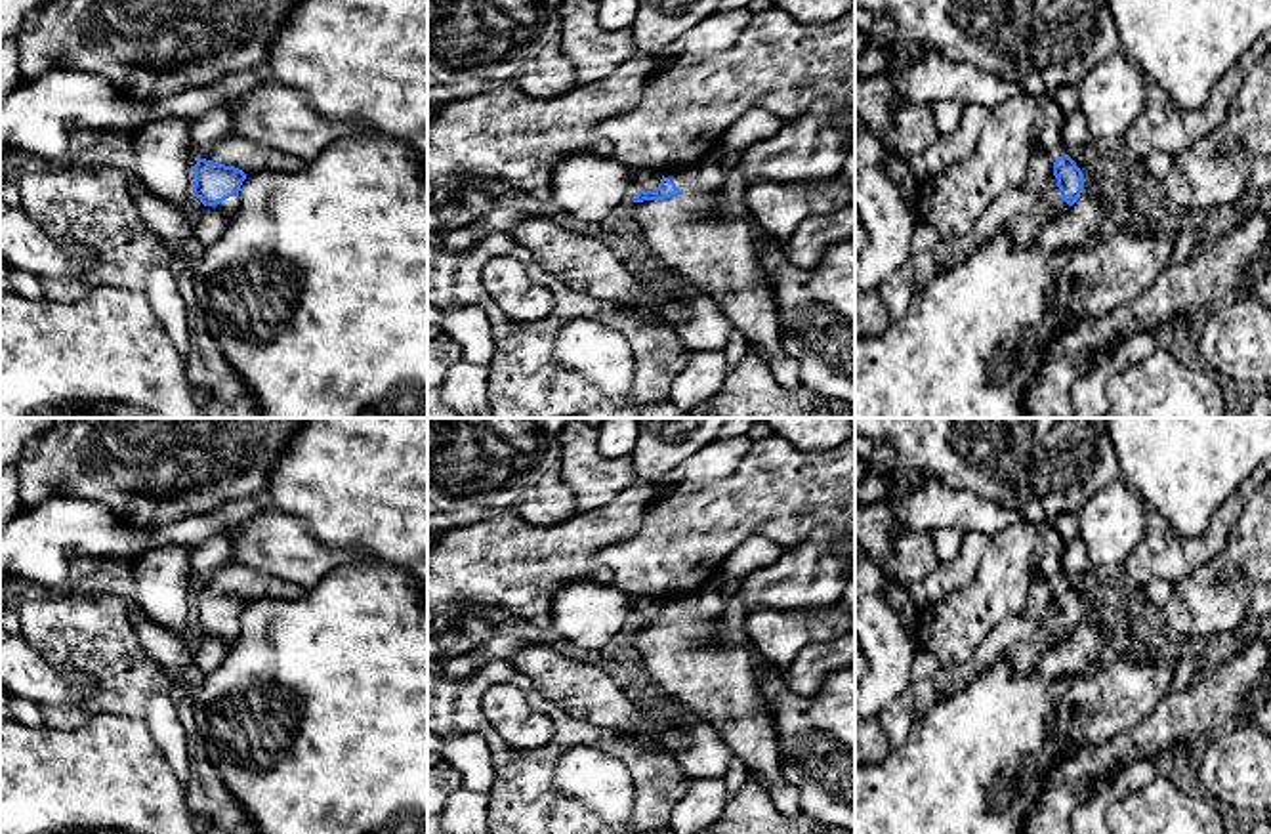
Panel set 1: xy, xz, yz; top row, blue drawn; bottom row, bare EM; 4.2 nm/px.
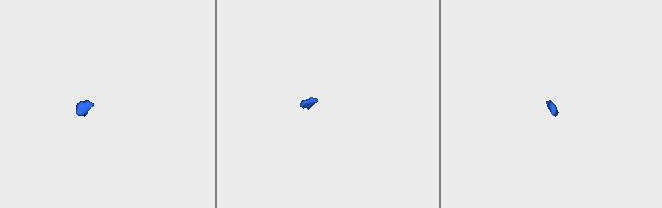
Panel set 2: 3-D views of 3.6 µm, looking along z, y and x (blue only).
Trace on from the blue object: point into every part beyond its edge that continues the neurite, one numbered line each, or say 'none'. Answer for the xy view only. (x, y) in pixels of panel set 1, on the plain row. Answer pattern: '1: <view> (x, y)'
1: xy (235, 579)
2: xy (228, 634)

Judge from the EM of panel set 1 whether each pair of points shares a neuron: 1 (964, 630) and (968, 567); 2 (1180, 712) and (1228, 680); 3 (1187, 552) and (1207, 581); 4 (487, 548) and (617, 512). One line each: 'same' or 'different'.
1: different
2: same
3: different
4: same

